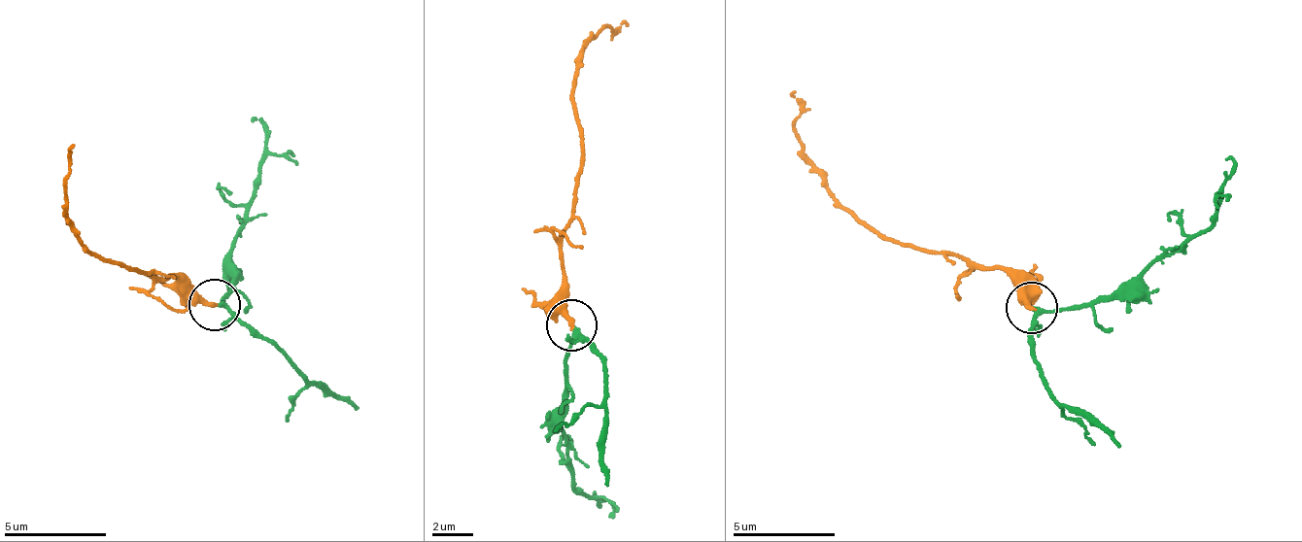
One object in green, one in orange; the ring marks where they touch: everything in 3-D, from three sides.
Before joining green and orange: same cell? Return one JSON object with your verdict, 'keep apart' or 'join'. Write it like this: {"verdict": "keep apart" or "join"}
{"verdict": "join"}

